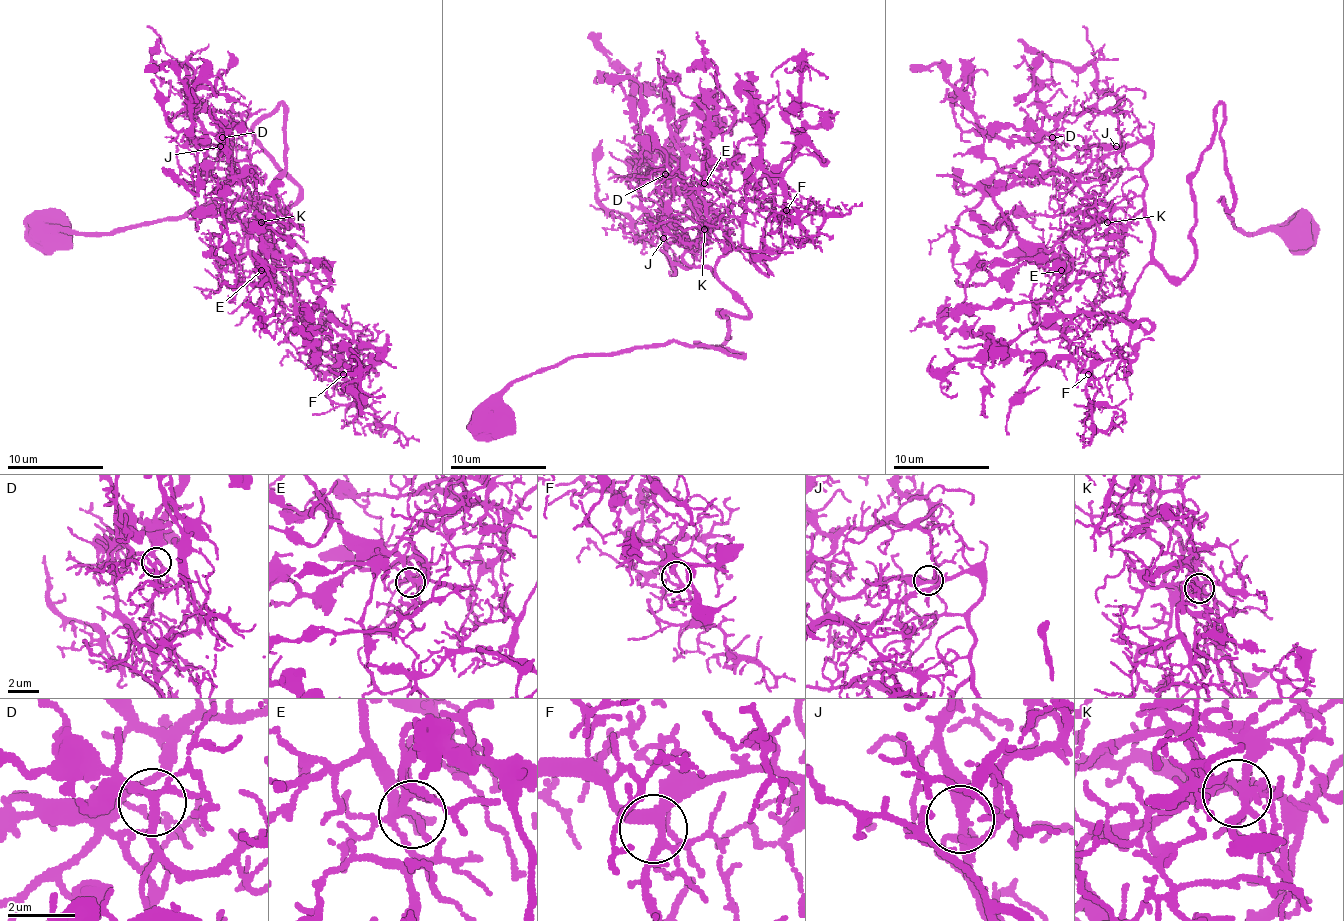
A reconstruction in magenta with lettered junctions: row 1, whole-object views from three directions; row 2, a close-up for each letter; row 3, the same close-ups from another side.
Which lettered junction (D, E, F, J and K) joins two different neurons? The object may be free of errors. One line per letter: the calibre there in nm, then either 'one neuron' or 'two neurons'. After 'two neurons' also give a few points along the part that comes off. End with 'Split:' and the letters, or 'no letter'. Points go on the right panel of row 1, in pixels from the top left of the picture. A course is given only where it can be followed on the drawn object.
D: 240 nm | one neuron
E: 280 nm | one neuron
F: 280 nm | one neuron
J: 280 nm | one neuron
K: 220 nm | one neuron
Split: no letter

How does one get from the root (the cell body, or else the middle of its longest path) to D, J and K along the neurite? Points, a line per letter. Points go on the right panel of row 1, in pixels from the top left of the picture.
D: (1301, 232), (1233, 224), (1221, 104), (1182, 278), (1153, 256), (1151, 149), (1059, 157), (1052, 137)
J: (1301, 232), (1233, 224), (1221, 104), (1192, 178), (1194, 263), (1173, 278), (1146, 217), (1151, 149), (1117, 147)
K: (1301, 232), (1233, 224), (1221, 104), (1192, 178), (1192, 268), (1163, 268), (1144, 207), (1107, 222)

